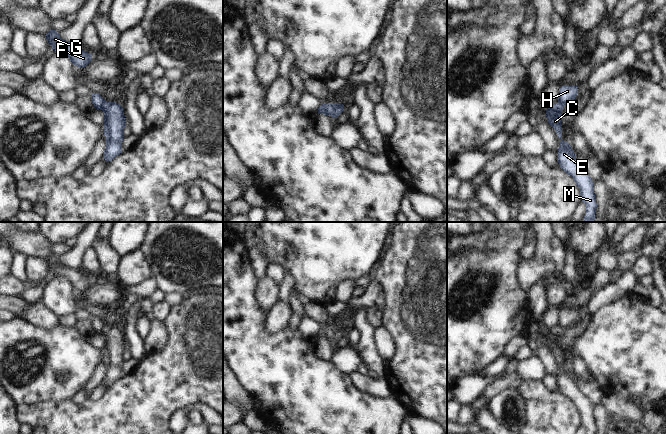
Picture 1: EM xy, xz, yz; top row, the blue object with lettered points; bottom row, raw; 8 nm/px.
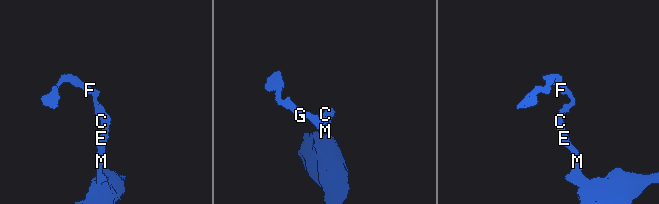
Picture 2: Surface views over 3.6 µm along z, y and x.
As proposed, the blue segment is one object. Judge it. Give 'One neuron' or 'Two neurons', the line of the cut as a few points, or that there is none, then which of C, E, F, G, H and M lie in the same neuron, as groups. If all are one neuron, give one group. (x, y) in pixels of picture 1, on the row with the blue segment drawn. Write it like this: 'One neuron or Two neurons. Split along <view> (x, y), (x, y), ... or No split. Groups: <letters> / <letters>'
One neuron. No split. Groups: C E F G H M.

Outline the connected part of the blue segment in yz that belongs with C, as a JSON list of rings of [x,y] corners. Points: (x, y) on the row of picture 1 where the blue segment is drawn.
[[[565,85],[559,89],[559,102],[554,106],[546,107],[548,123],[554,128],[561,140],[557,151],[557,158],[562,170],[571,175],[581,191],[581,200],[587,205],[587,211],[582,222],[594,222],[596,200],[593,192],[593,180],[585,173],[578,164],[571,145],[567,144],[561,137],[563,127],[560,124],[560,112],[564,105],[572,102],[579,92],[578,86]]]

